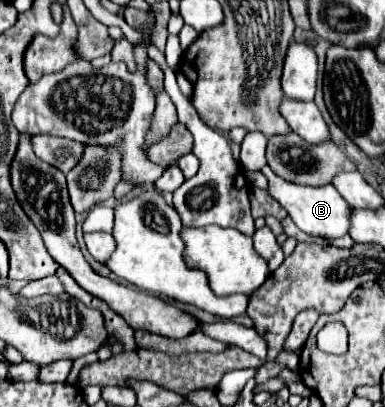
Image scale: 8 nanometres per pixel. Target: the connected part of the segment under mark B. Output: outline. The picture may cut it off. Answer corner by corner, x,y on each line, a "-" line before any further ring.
270,166
262,168
264,176
268,178
268,194
288,212
288,216
294,220
294,224
304,230
306,234
312,234
316,238
340,238
348,234
350,226
350,206
348,202
336,192
334,186
302,186
292,184
276,176

